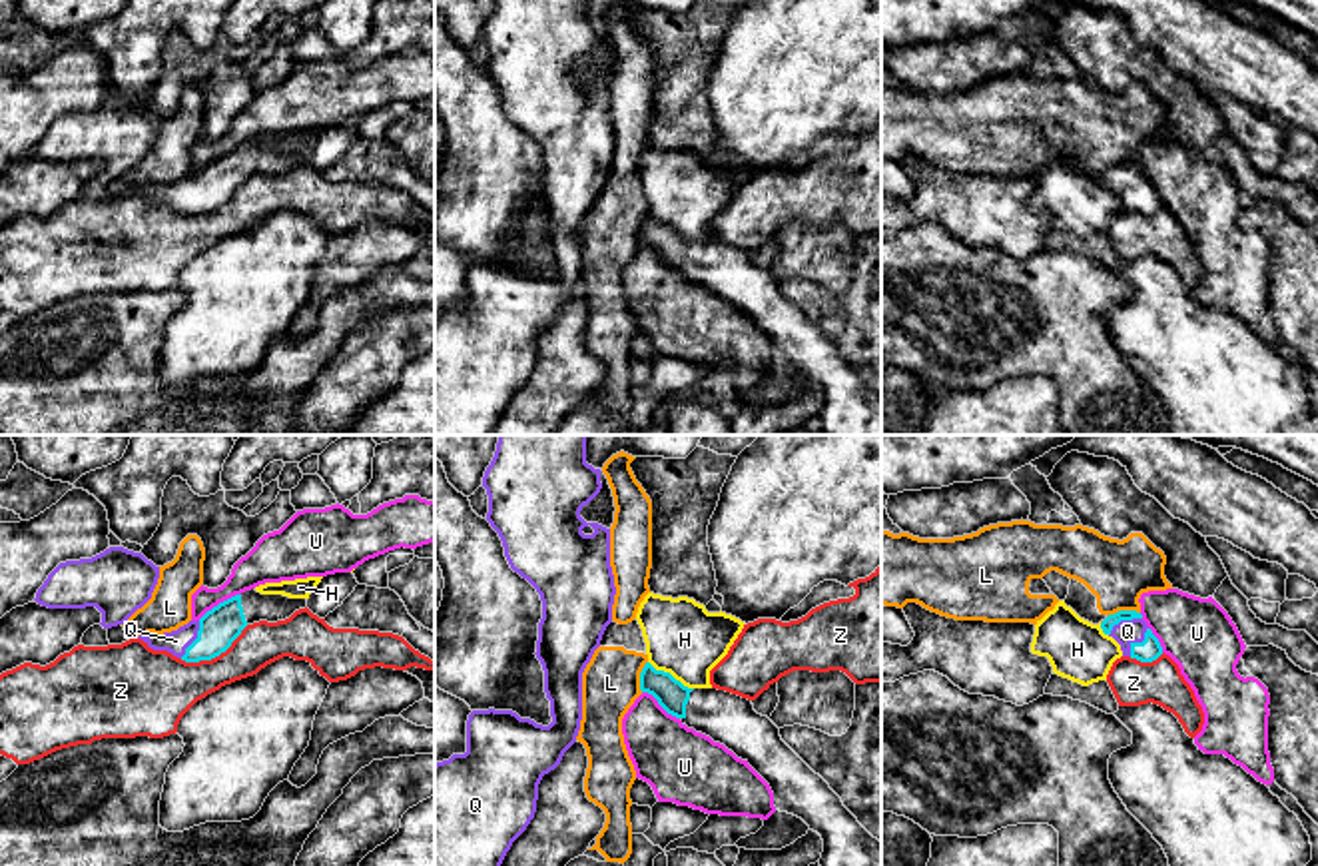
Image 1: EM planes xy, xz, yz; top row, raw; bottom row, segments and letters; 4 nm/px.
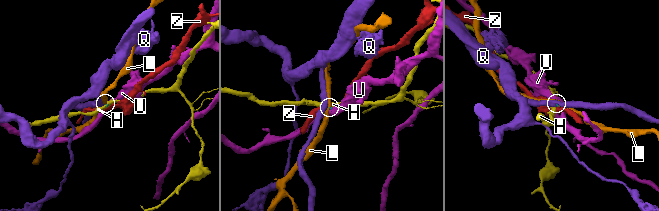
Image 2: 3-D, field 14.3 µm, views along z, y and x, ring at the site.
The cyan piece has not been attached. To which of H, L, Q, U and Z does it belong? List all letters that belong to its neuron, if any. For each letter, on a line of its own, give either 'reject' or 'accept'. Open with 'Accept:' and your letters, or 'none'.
Accept: Q
H: reject
L: reject
Q: accept
U: reject
Z: reject

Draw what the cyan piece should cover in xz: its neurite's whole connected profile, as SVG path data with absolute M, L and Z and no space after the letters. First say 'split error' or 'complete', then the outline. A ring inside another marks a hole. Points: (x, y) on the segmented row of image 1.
split error; M650 662L640 672L640 690L688 728L746 760L770 784L776 810L802 818L822 836L820 866L881 866L881 842L782 740L780 728L754 710L752 700L718 688L688 688Z

